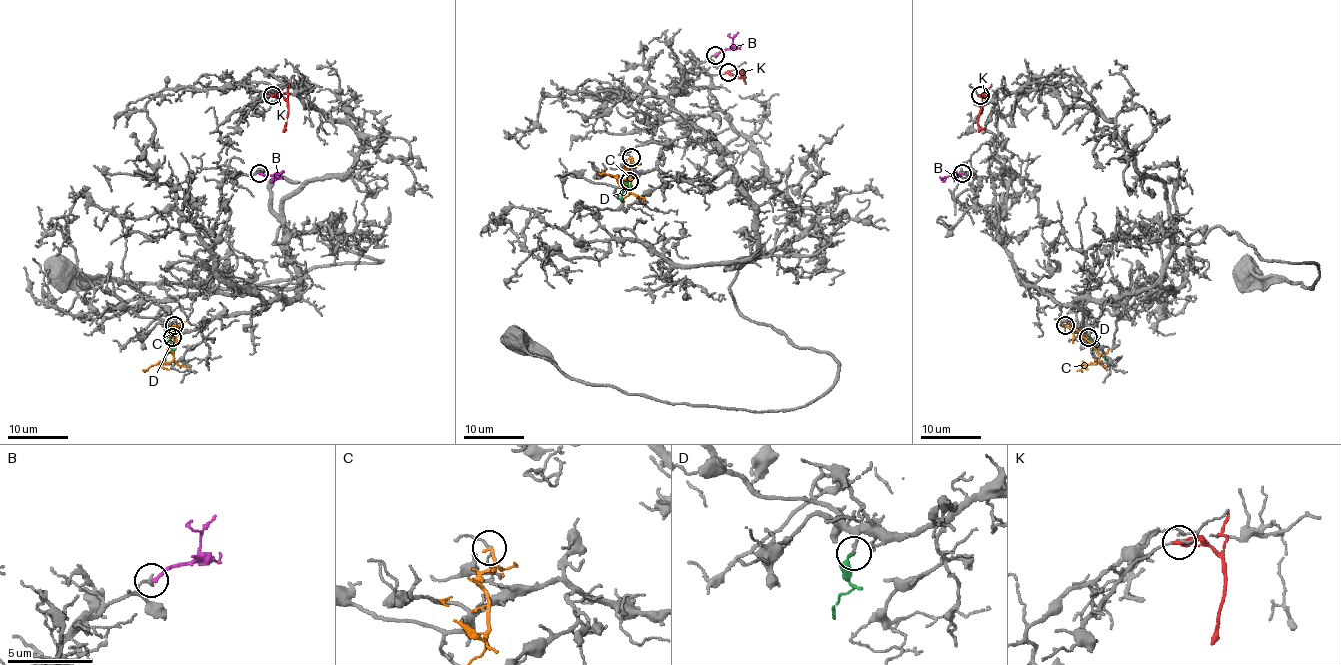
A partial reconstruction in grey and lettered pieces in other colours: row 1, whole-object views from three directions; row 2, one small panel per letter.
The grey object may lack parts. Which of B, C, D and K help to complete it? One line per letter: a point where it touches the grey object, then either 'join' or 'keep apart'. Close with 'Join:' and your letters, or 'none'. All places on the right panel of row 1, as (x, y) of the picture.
B: contact (962, 173); keep apart
C: contact (1065, 325); keep apart
D: contact (1088, 337); join
K: contact (980, 95); keep apart
Join: D

